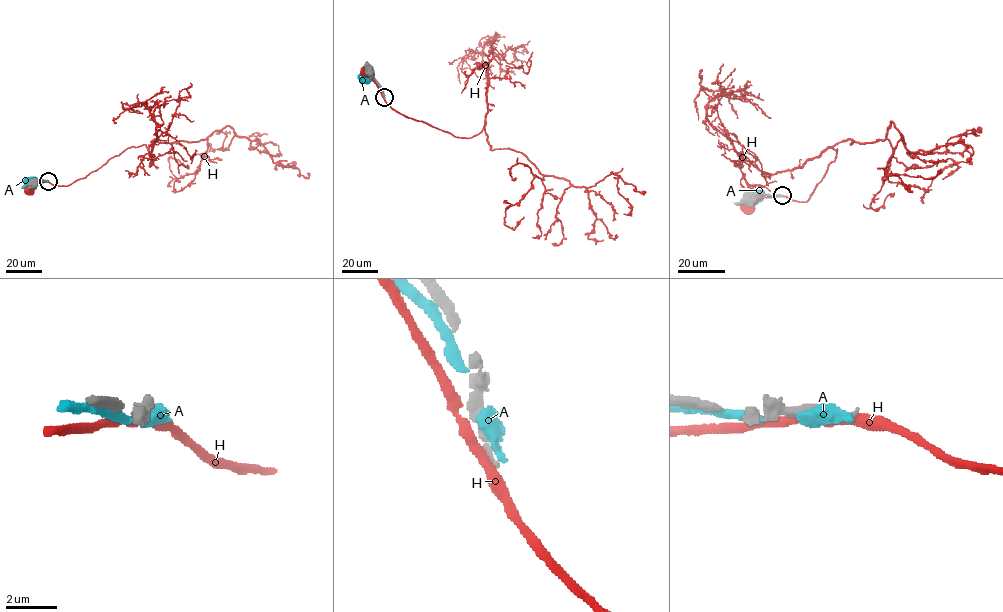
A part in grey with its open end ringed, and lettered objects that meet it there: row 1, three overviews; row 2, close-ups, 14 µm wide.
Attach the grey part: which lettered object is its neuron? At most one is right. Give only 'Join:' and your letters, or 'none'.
Join: none

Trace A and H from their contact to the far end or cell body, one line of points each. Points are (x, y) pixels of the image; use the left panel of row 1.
A: (47, 180), (30, 178), (29, 180)
H: (47, 181), (30, 184), (29, 188)

